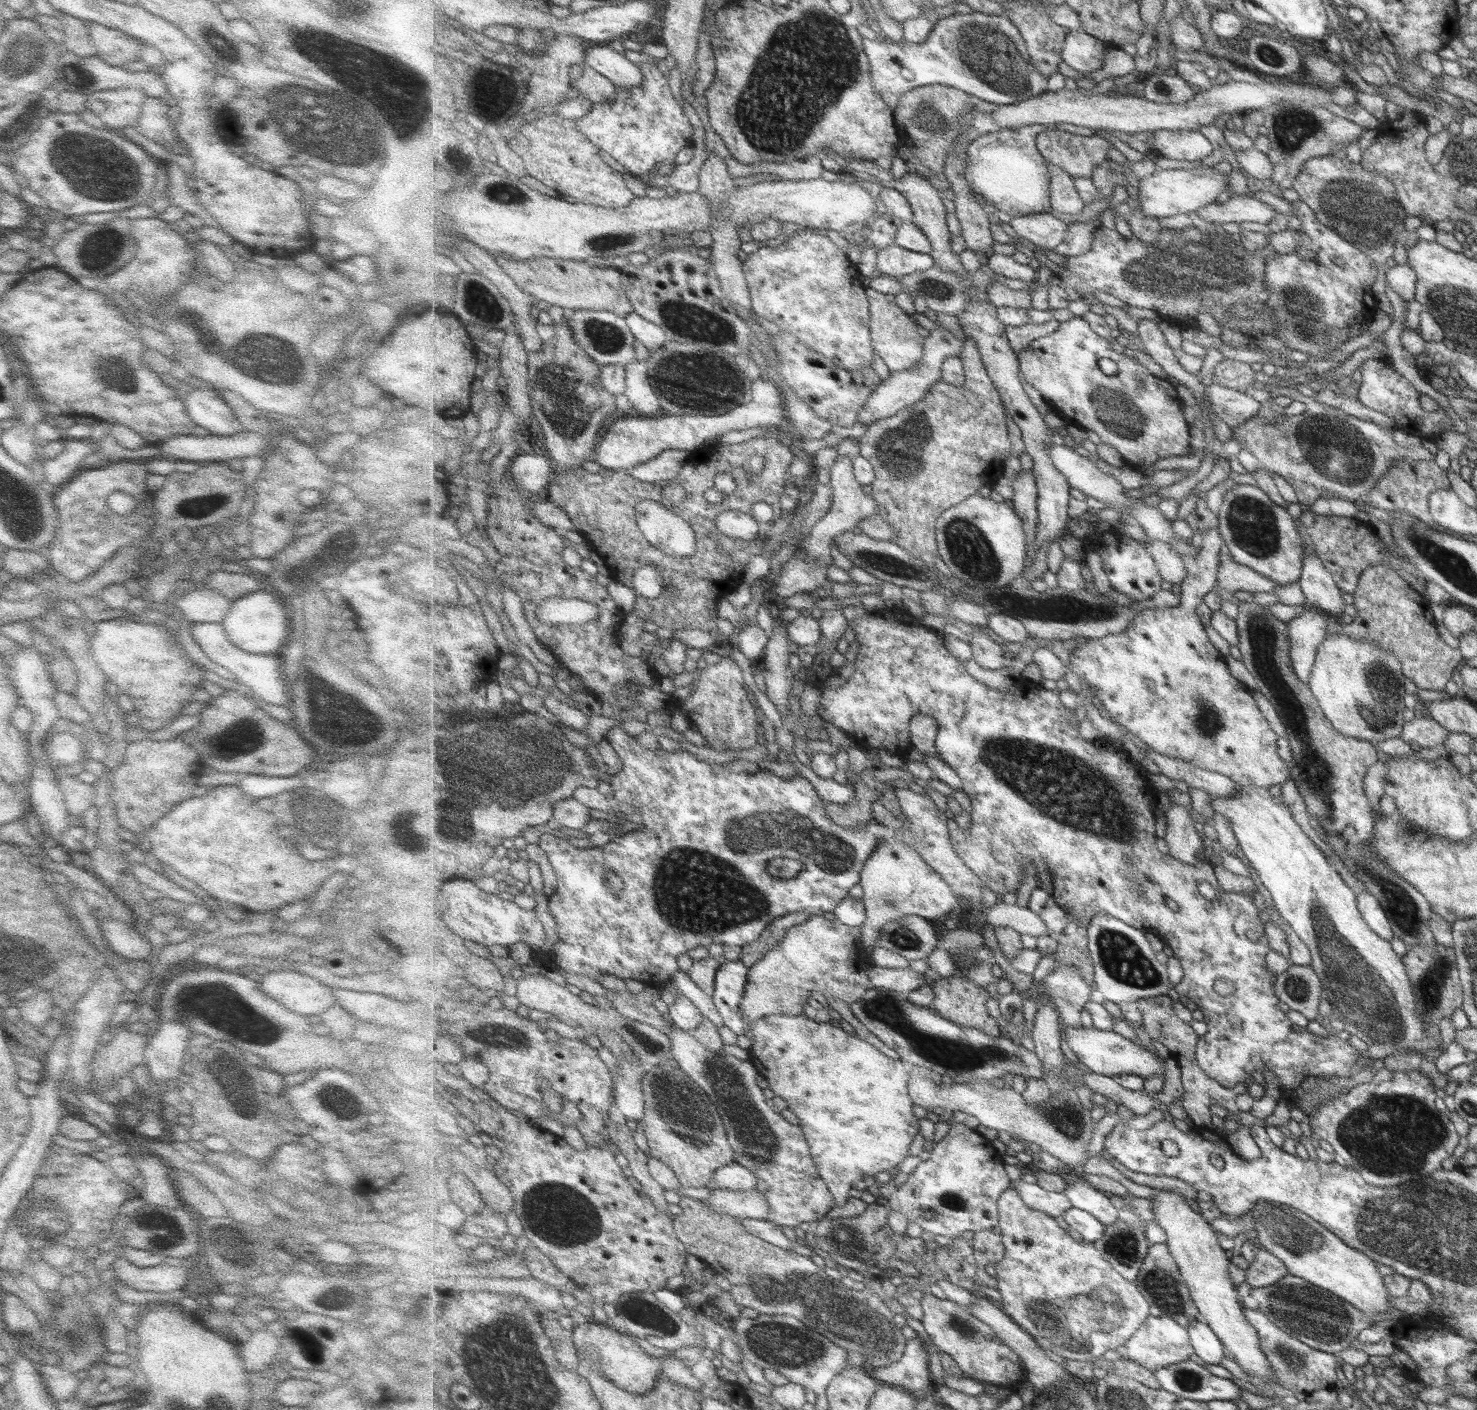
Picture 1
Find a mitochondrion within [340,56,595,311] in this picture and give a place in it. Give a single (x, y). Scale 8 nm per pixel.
(393, 77)

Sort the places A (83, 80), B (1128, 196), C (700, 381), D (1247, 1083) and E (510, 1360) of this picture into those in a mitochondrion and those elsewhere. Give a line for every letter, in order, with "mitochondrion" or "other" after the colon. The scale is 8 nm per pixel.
A: other
B: other
C: mitochondrion
D: other
E: mitochondrion

